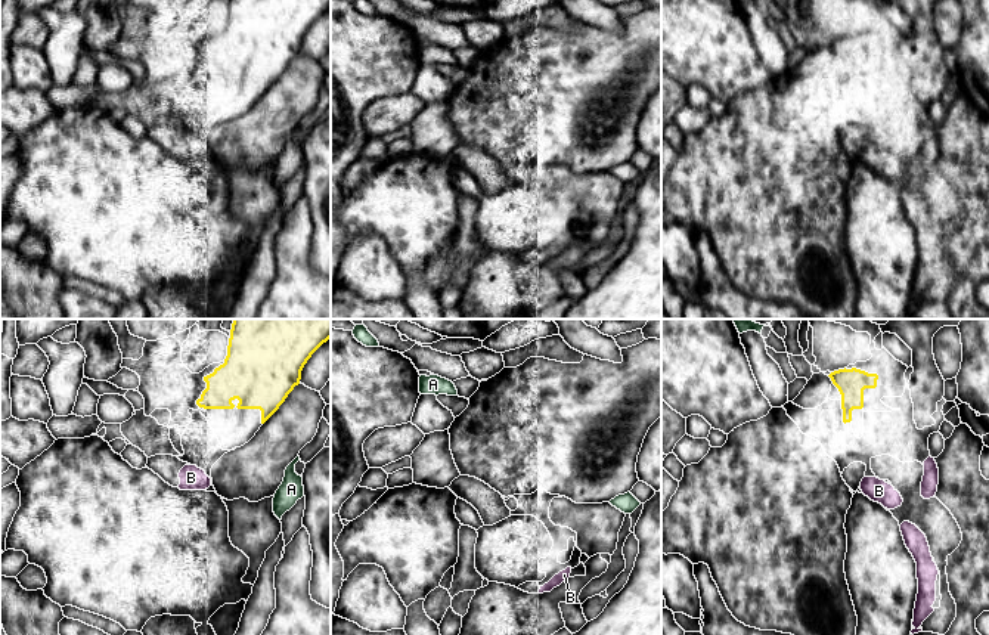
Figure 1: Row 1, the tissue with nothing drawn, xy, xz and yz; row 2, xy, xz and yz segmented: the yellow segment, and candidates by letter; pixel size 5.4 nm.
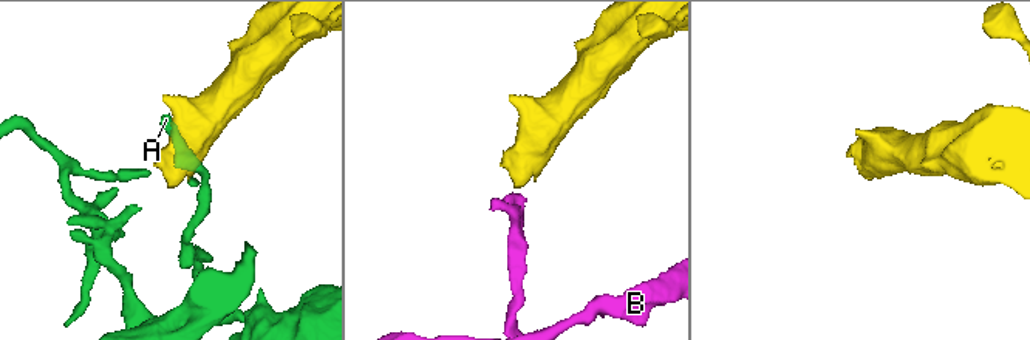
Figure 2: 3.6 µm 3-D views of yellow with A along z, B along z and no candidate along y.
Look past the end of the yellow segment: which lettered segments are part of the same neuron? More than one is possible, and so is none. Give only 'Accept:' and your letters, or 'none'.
Accept: none

